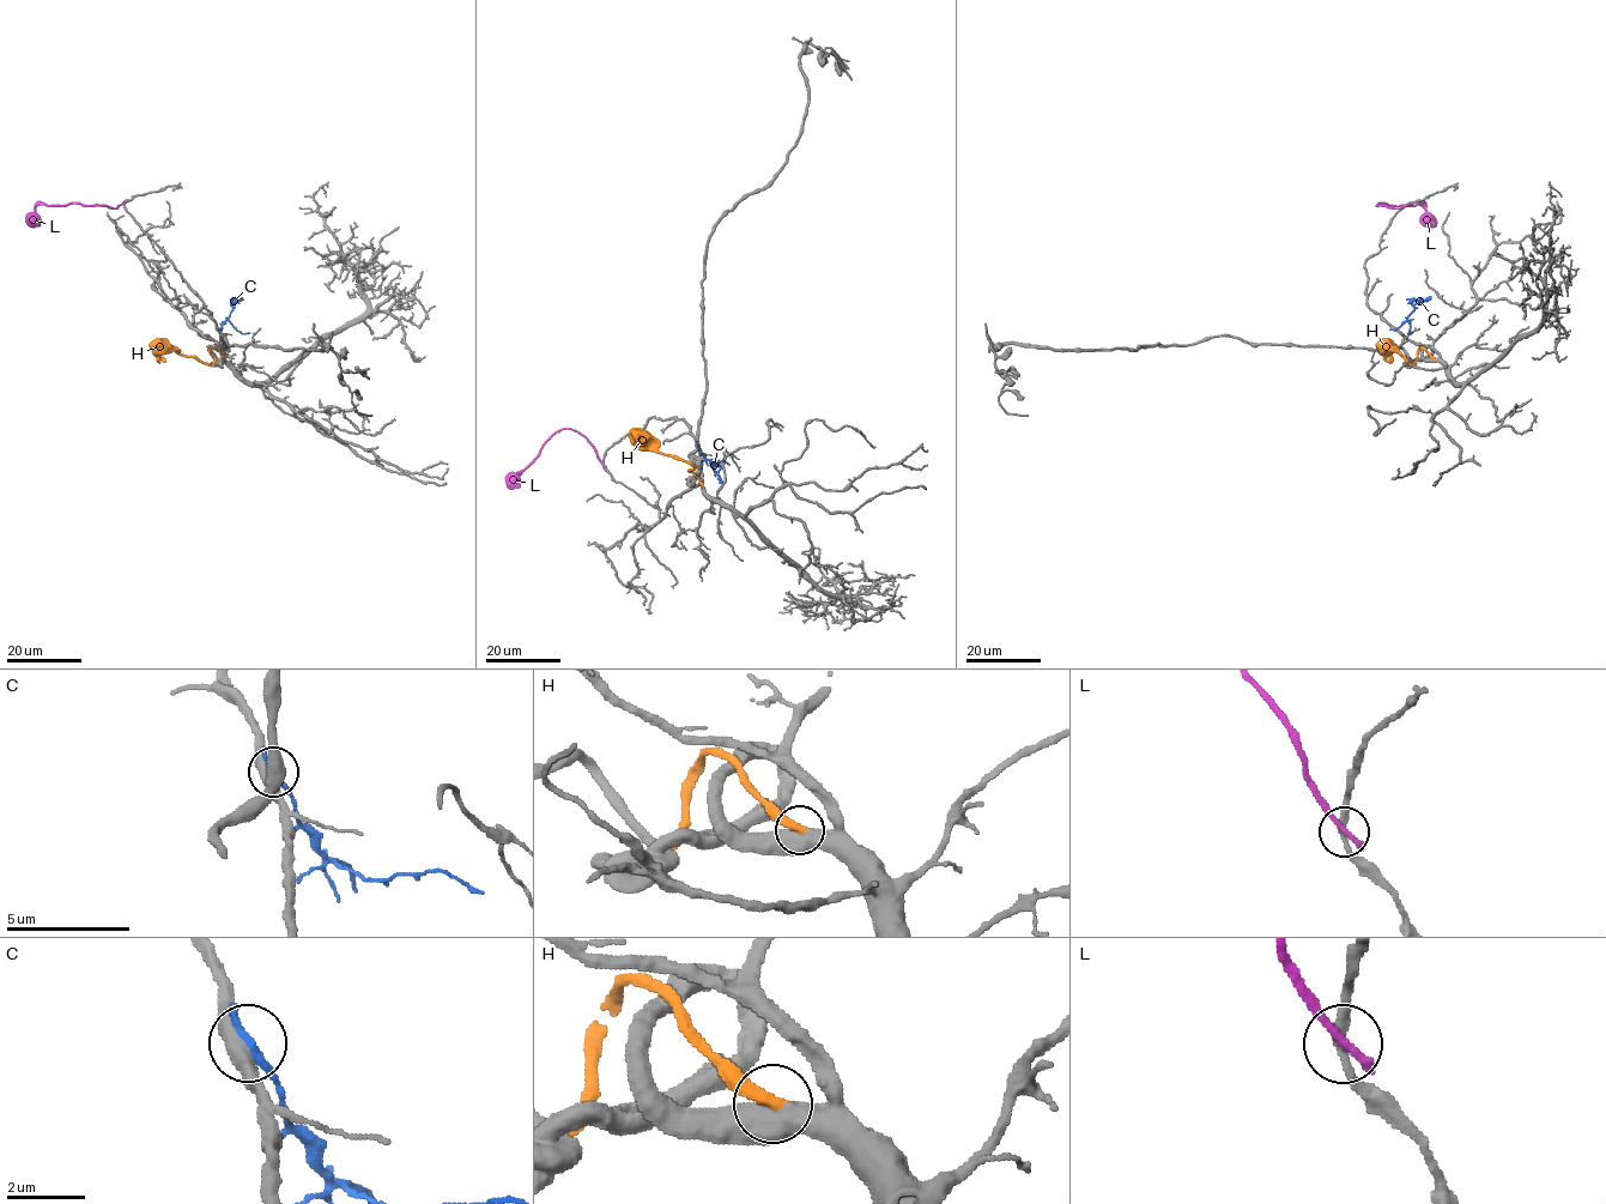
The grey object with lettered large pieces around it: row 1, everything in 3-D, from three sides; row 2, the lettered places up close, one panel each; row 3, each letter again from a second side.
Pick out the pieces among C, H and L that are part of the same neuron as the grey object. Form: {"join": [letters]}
{"join": ["H"]}

